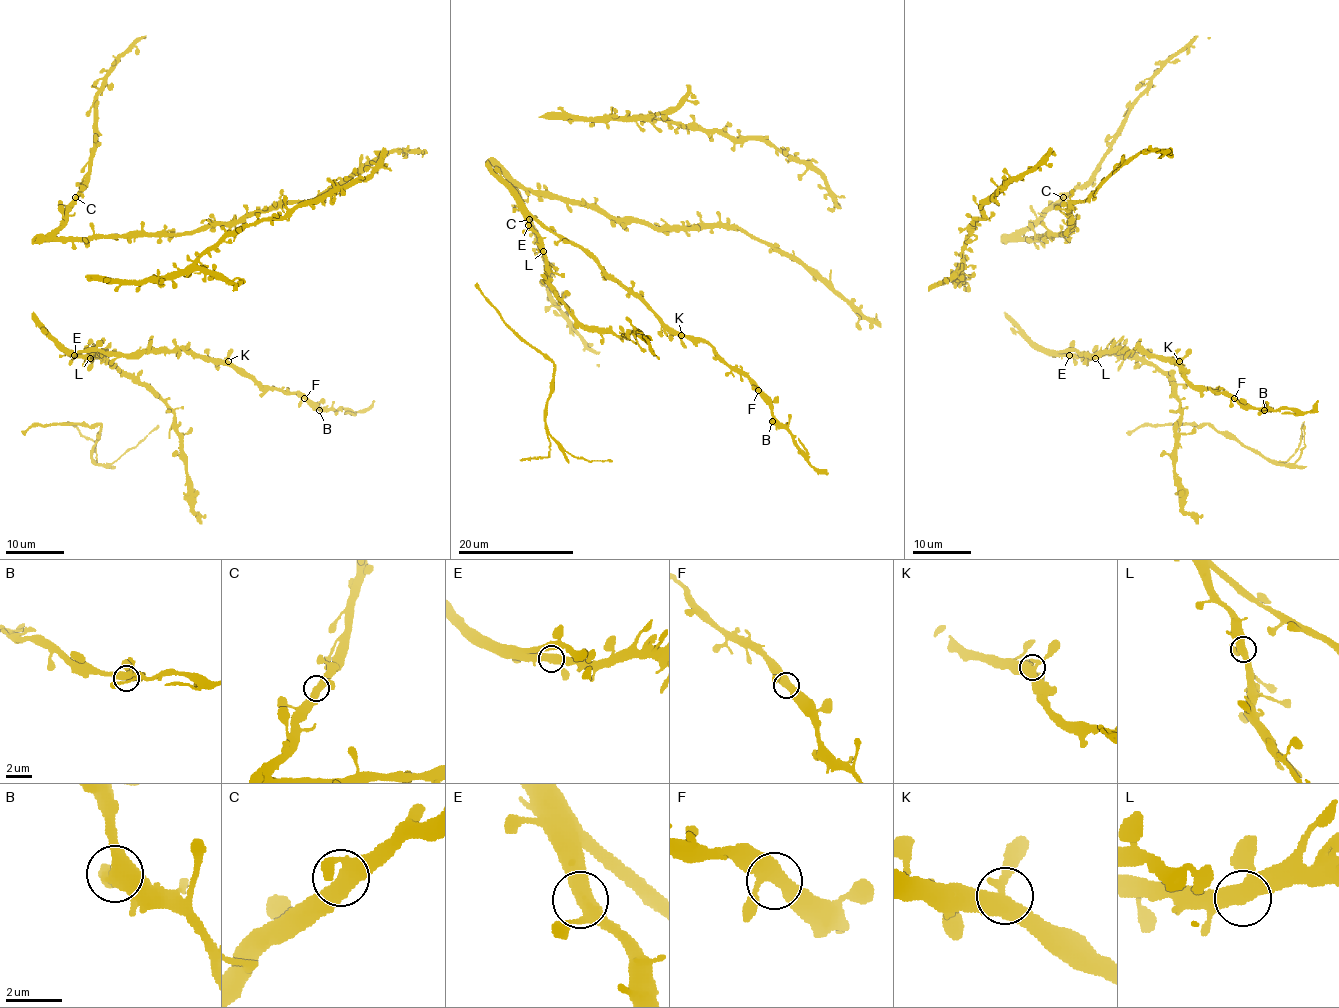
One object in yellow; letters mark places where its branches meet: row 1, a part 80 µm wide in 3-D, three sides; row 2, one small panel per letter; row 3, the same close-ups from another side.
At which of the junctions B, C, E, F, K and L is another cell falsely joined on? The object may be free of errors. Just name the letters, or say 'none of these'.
none of these

